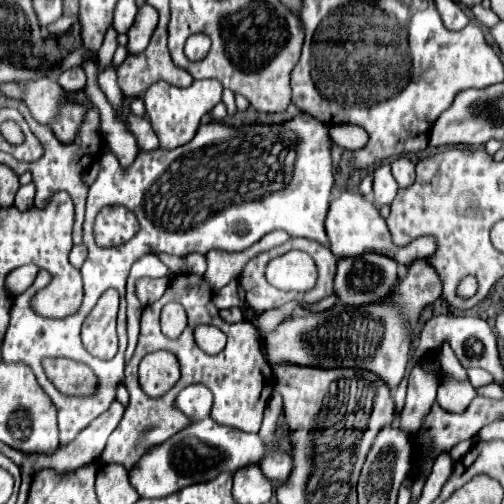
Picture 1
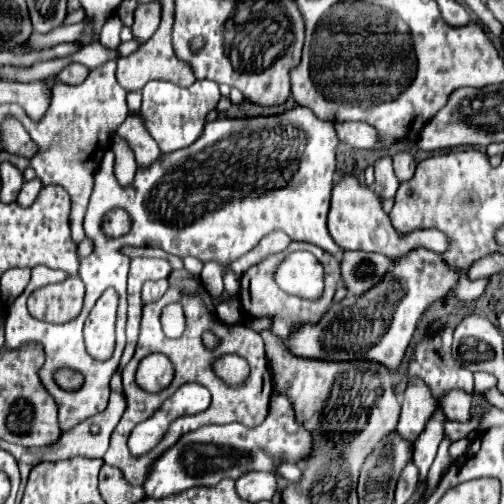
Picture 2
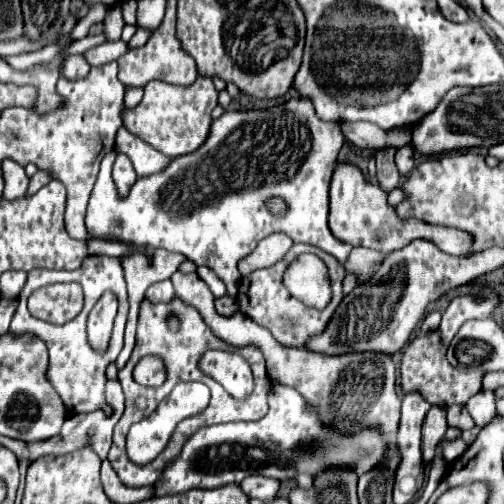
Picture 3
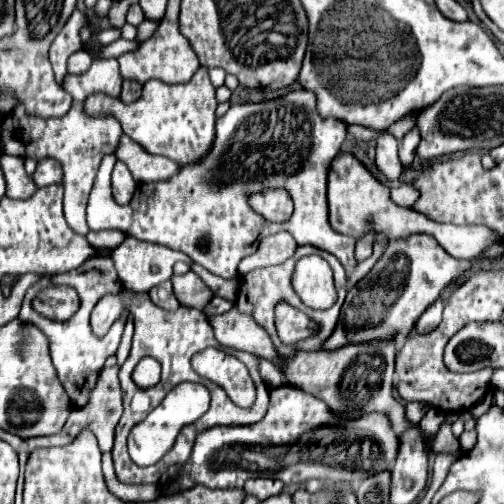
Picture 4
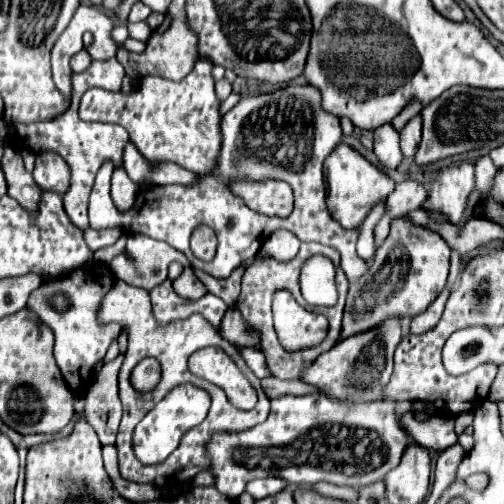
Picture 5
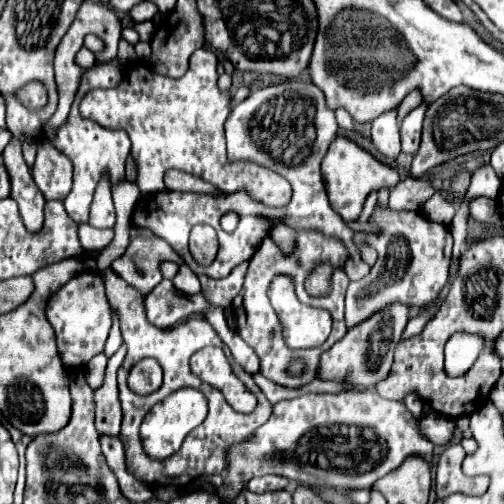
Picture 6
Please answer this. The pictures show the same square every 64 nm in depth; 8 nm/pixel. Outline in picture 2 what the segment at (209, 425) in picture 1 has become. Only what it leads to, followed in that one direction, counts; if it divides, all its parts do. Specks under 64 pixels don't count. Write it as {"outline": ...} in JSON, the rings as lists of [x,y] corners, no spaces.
{"outline":[[[284,394],[272,396],[272,412],[258,428],[244,428],[242,424],[202,426],[180,436],[180,440],[154,460],[142,484],[148,498],[166,498],[184,492],[192,486],[214,486],[222,478],[238,478],[250,470],[272,470],[280,462],[300,462],[310,452],[310,432],[294,418],[290,400]]]}

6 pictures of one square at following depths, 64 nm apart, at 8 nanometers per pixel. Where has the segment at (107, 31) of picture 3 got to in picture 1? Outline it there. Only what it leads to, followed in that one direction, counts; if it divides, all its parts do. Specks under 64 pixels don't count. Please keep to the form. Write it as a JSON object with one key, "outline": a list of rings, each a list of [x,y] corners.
{"outline":[[[108,28],[106,38],[104,38],[104,44],[102,44],[100,52],[98,52],[98,70],[100,70],[100,72],[108,68],[108,64],[110,64],[110,60],[112,60],[114,52],[116,52],[116,48],[118,48],[116,36],[118,36],[118,34],[114,32],[114,28]]]}

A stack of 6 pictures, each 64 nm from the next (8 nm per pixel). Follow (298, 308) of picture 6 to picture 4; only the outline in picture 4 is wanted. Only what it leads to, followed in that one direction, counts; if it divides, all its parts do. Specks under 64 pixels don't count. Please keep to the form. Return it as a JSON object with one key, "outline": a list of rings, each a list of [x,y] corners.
{"outline":[[[280,304],[276,308],[276,328],[278,336],[284,344],[292,344],[298,340],[304,340],[316,332],[316,324],[310,322],[300,310],[290,308],[286,304]]]}

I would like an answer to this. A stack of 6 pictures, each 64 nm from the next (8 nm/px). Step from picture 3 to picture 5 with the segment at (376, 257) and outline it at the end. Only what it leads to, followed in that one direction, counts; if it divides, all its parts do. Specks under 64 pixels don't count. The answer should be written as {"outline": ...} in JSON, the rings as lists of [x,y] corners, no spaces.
{"outline":[[[382,206],[374,208],[374,212],[366,218],[358,236],[358,254],[374,254],[374,226],[382,218]]]}

